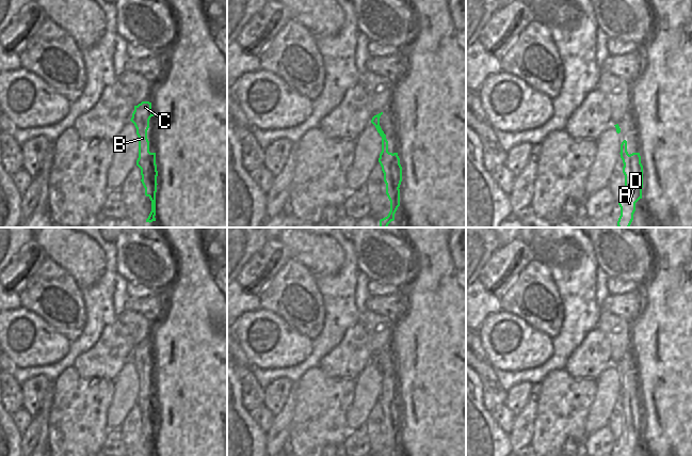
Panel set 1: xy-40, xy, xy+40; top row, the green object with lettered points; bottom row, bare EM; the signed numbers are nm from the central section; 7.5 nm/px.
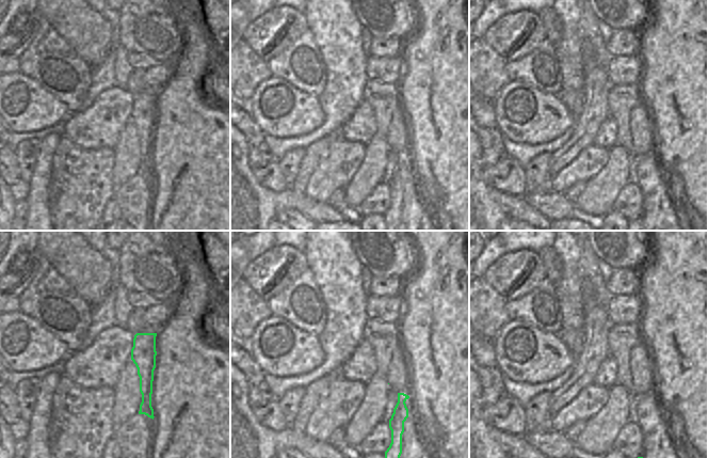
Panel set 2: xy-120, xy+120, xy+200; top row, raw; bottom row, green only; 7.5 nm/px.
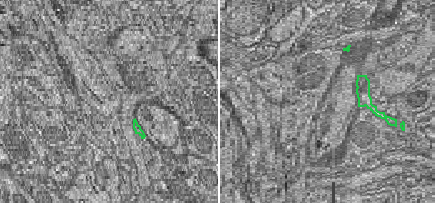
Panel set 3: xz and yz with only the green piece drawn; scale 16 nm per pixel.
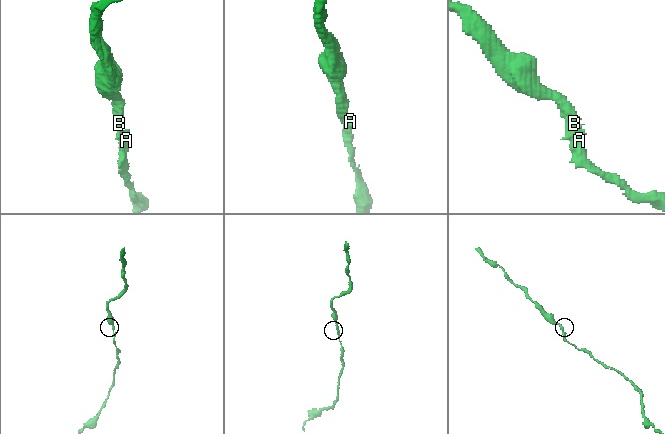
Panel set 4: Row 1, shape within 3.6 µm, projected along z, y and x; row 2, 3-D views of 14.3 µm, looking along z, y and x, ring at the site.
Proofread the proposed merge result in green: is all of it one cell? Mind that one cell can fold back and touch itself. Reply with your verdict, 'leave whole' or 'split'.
leave whole

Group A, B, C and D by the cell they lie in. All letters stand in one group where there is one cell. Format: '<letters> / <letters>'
A B C D

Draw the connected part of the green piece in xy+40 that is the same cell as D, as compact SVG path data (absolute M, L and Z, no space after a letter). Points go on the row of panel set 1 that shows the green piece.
M627 141L621 144L621 158L623 160L623 173L625 175L625 190L618 201L621 216L617 221L618 227L629 227L635 211L635 203L642 199L643 166L640 153L628 154Z

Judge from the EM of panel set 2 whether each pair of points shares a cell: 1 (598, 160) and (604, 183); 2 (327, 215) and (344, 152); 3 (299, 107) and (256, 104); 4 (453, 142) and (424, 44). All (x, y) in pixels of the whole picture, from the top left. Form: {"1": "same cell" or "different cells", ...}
{"1": "different cells", "2": "different cells", "3": "same cell", "4": "same cell"}

